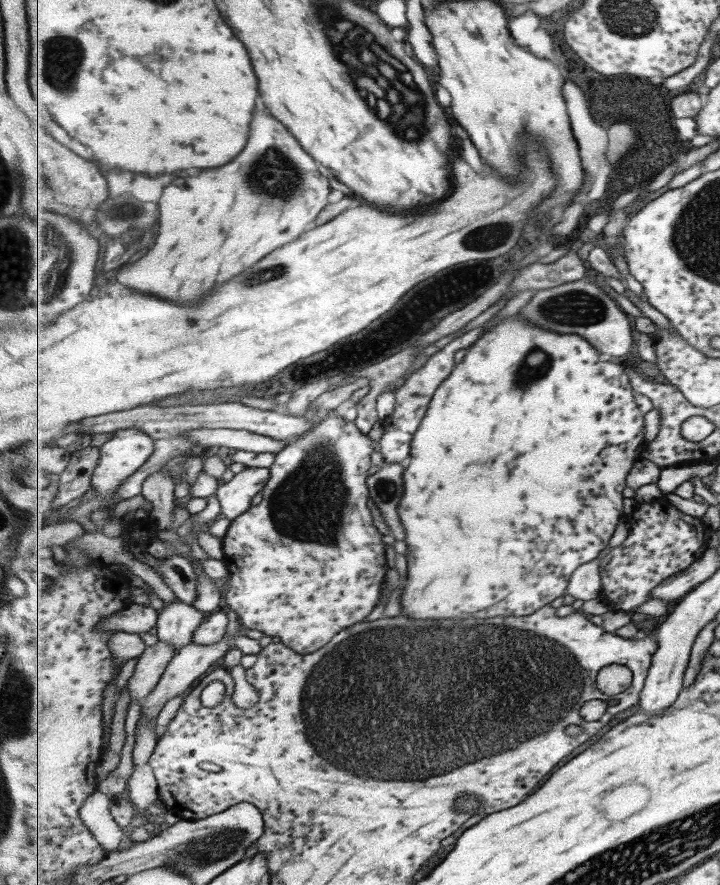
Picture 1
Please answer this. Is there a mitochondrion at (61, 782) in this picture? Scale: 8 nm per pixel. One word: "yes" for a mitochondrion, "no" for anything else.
no

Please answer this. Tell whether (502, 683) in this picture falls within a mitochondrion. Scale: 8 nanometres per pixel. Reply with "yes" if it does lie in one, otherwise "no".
yes

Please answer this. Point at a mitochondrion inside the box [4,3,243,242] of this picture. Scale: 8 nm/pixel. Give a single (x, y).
(62, 62)

